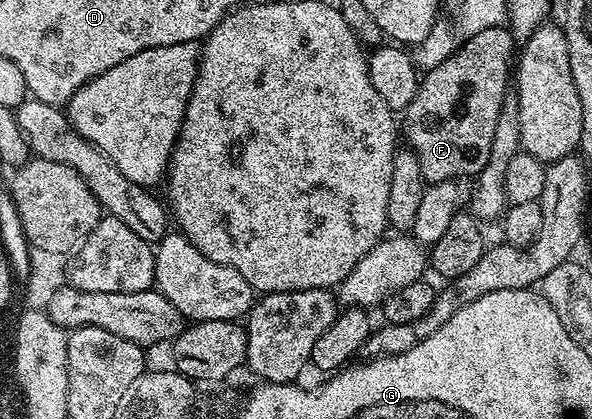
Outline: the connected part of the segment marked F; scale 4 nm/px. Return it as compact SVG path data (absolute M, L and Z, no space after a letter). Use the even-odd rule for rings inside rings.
M501 26L468 37L451 56L419 77L414 98L402 113L402 136L408 139L407 147L416 156L425 181L437 184L443 180L459 181L460 176L472 178L486 166L494 142L494 125L498 123L504 96L510 91L513 68L514 37Z

